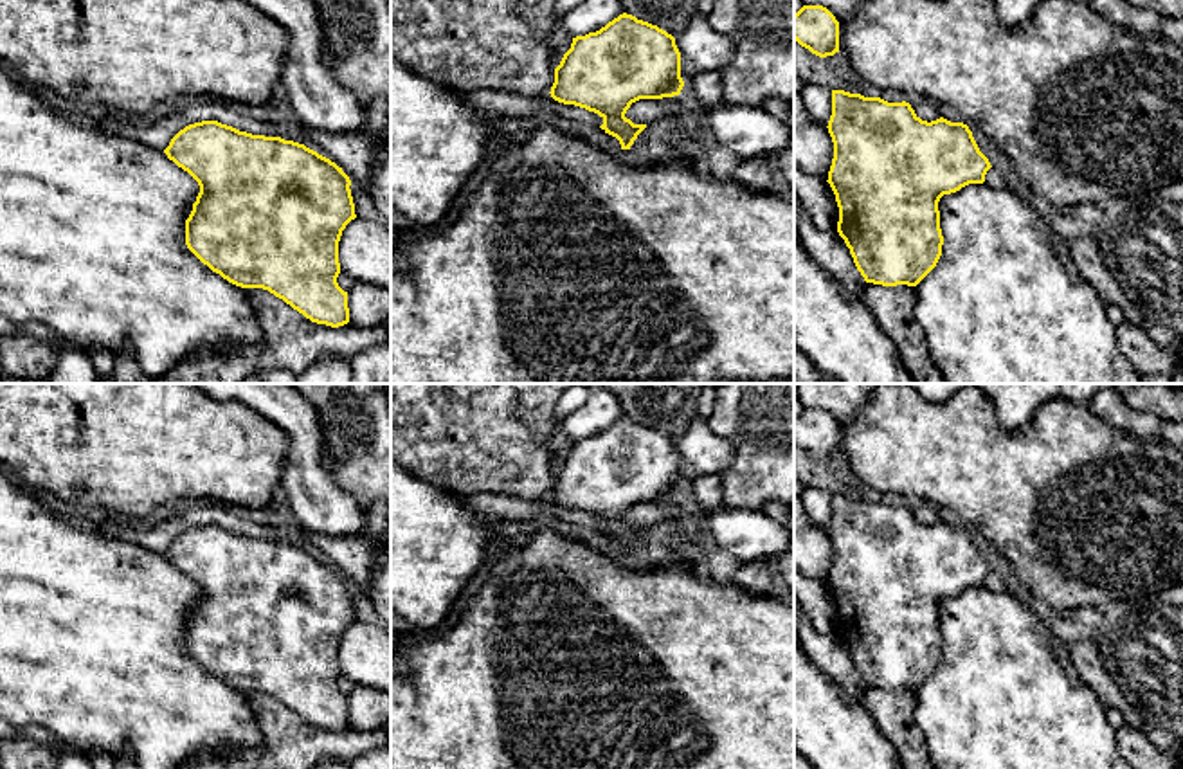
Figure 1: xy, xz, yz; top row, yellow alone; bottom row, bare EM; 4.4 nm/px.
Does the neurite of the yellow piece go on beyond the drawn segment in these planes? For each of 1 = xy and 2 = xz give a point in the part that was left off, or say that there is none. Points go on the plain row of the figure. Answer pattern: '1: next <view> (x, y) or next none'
1: next none
2: next none

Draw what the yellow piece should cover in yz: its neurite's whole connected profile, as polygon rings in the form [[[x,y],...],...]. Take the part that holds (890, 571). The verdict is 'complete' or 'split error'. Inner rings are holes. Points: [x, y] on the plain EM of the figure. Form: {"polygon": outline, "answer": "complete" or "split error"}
{"polygon": [[[832,493],[828,537],[834,562],[828,587],[839,611],[837,636],[866,686],[917,690],[938,666],[944,639],[938,605],[969,587],[983,587],[992,571],[963,526],[922,524],[909,506],[888,506]]], "answer": "complete"}

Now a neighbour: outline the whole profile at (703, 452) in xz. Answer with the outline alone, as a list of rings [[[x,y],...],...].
[[[695,414],[686,430],[673,439],[681,456],[681,481],[690,484],[702,475],[720,475],[731,463],[733,447]]]

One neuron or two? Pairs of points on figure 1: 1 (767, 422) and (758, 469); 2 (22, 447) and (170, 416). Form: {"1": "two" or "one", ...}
{"1": "one", "2": "one"}

